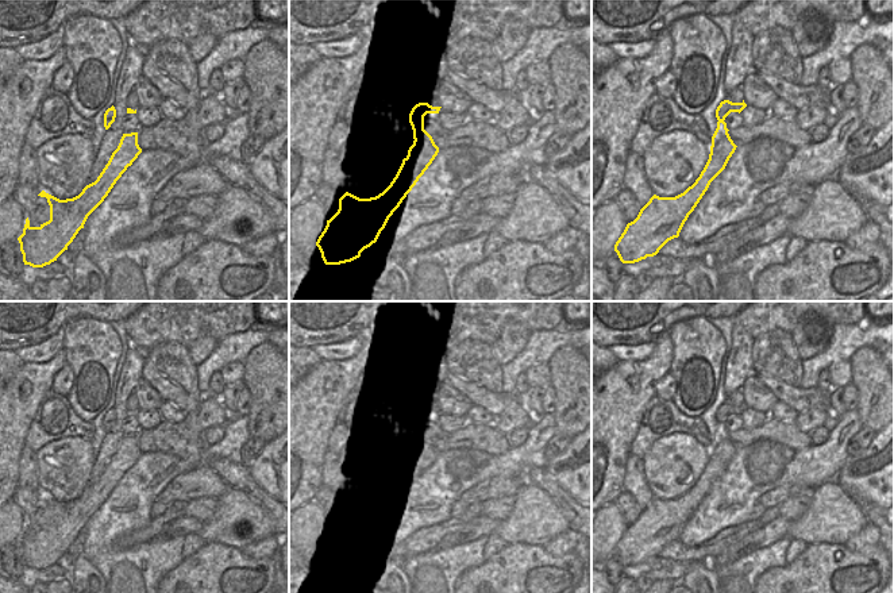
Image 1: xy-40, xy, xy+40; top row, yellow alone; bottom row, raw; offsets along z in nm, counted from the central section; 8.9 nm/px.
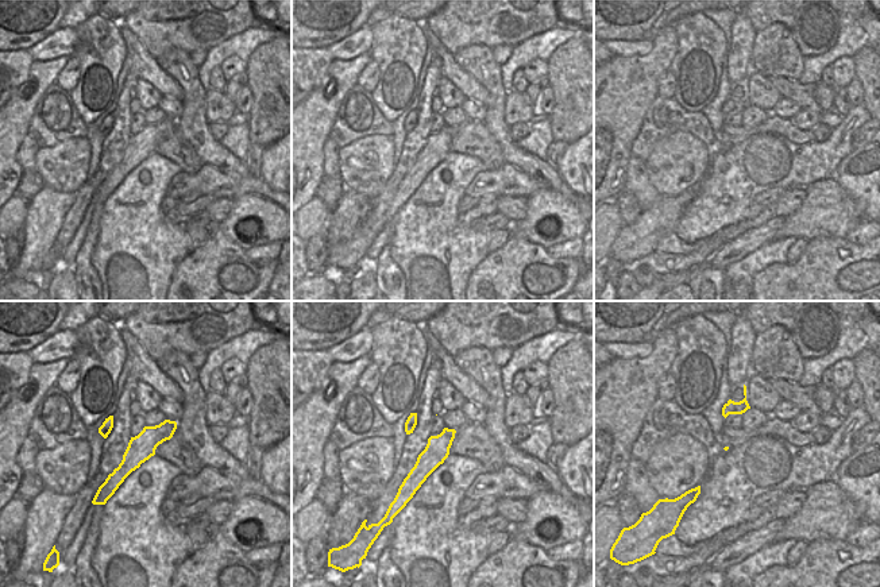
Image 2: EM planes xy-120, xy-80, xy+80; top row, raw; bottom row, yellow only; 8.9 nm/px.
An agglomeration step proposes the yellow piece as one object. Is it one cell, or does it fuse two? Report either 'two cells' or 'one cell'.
two cells

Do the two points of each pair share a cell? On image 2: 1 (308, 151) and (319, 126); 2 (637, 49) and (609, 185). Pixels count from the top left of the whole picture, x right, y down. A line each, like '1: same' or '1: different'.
1: same
2: different

